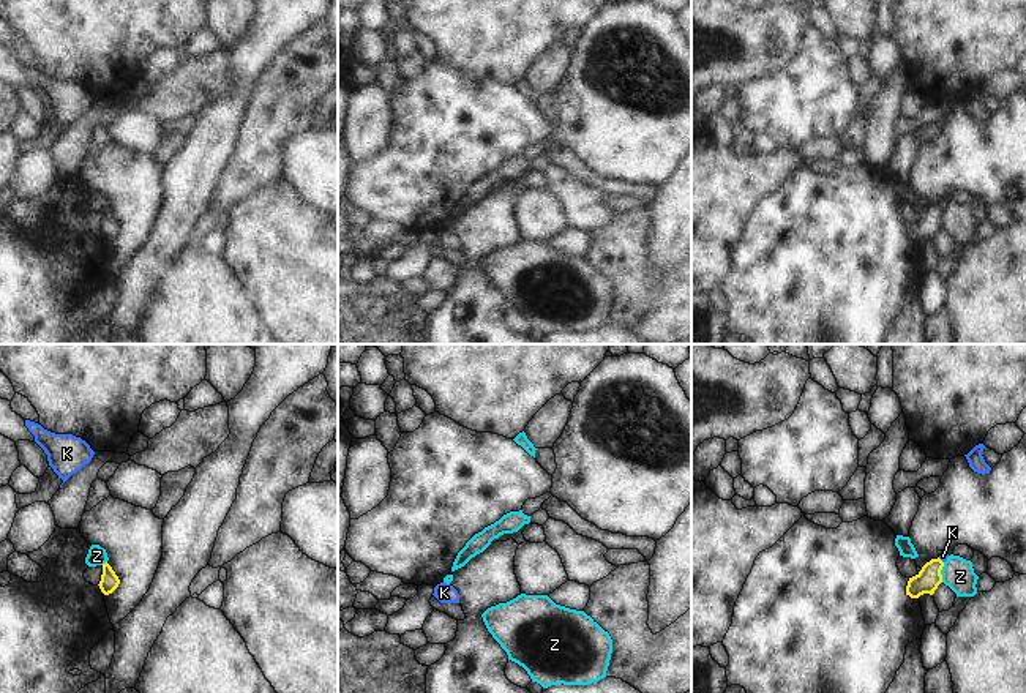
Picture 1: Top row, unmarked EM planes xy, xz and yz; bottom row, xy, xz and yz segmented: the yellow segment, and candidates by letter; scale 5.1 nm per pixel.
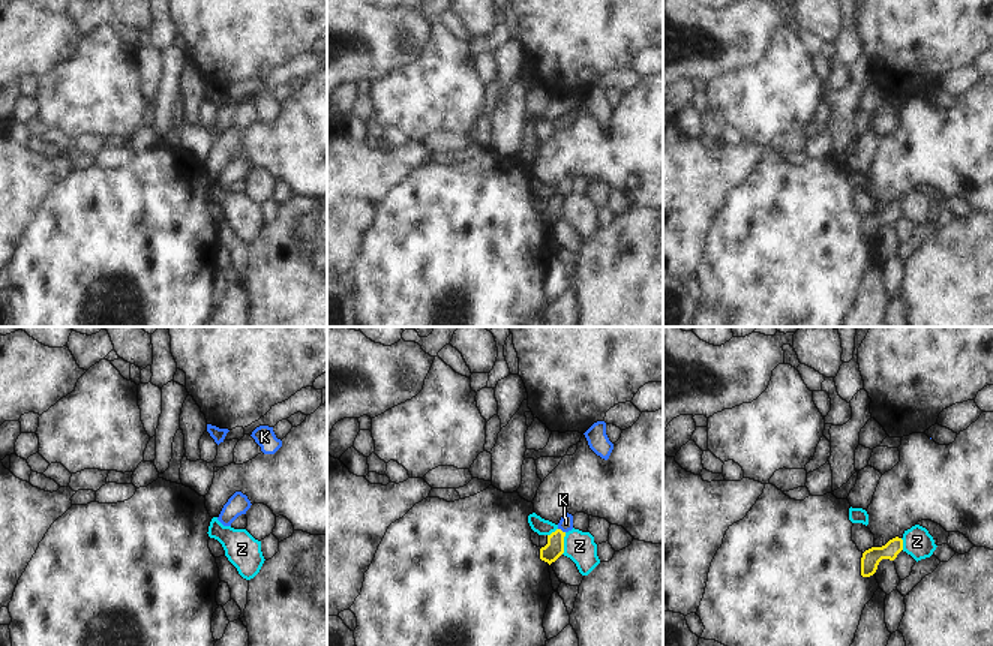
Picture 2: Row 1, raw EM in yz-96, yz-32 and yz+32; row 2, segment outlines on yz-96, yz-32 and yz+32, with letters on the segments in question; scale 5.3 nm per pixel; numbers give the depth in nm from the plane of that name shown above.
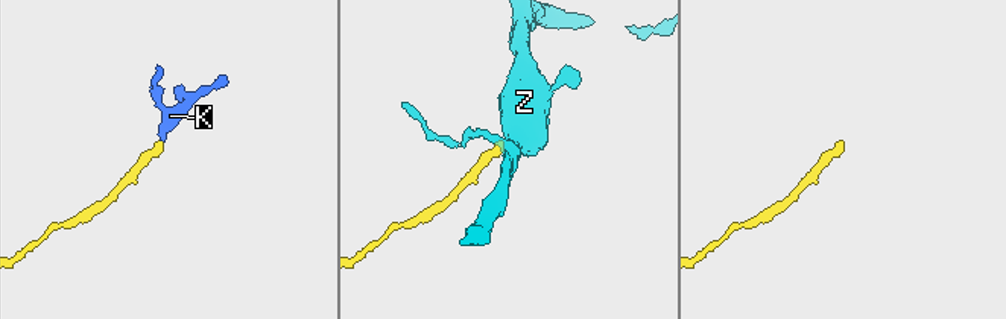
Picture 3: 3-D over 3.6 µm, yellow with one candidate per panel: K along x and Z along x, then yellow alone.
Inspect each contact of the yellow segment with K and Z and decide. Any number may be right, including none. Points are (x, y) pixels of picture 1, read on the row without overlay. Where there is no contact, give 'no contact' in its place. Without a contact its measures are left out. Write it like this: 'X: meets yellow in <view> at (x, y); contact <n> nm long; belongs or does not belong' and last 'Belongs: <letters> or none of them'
K: meets yellow in yz at (941, 207); contact 40 nm long; belongs
Z: meets yellow in yz at (939, 218); contact 110 nm long; does not belong
Belongs: K

